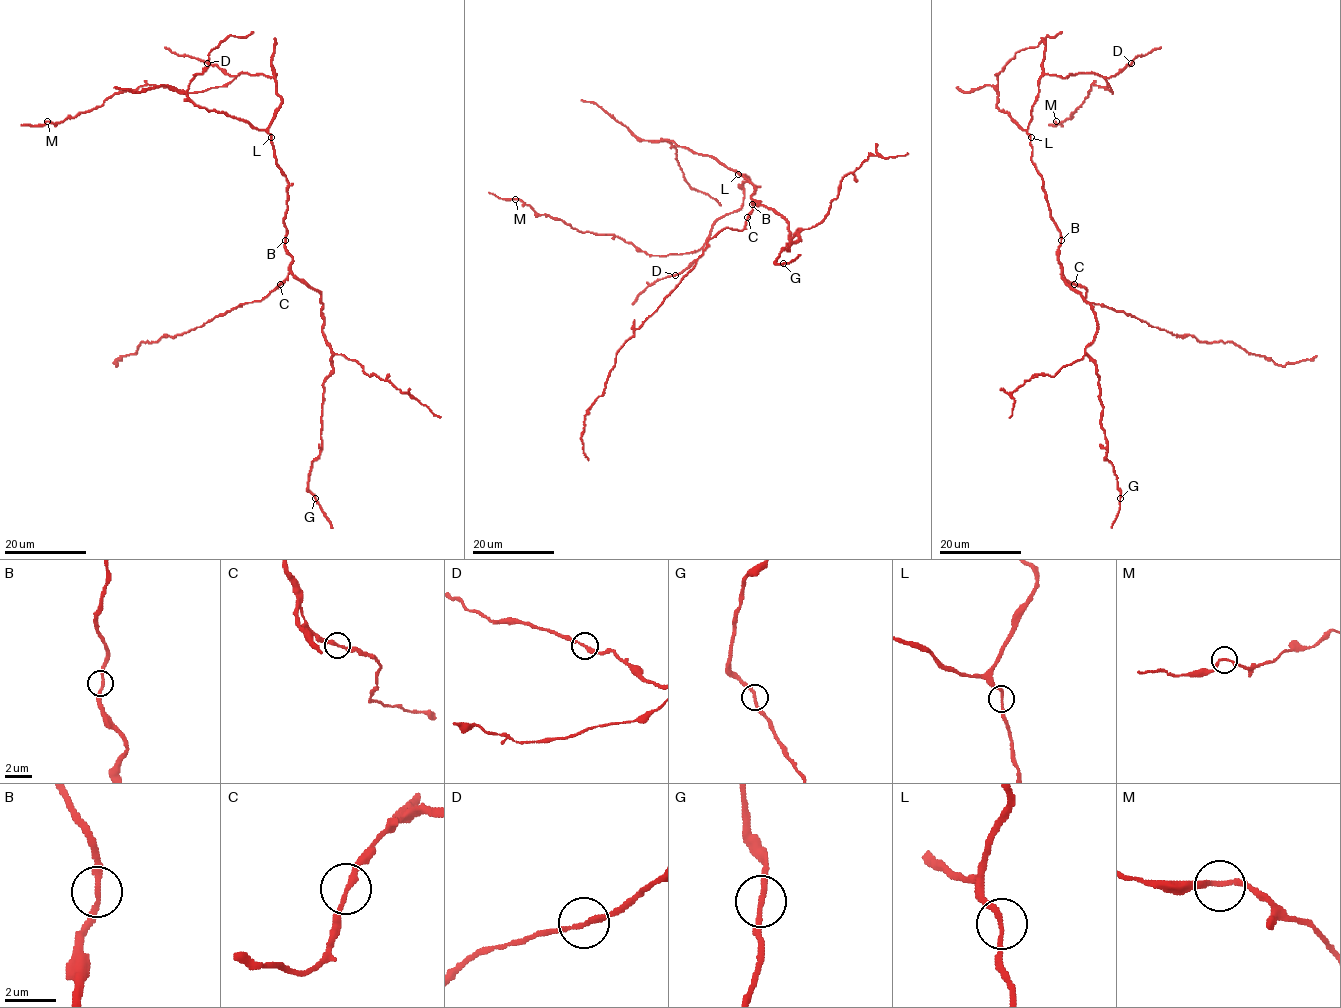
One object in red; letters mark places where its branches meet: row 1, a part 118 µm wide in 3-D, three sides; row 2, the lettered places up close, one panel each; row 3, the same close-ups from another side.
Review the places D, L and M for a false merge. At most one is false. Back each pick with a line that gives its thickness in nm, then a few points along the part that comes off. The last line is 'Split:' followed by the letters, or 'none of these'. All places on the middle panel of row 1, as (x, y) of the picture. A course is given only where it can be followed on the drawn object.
Split: none of these

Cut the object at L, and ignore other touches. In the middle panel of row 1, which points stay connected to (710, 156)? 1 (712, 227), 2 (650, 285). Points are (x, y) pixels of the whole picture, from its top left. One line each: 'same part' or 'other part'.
1: same part
2: same part

